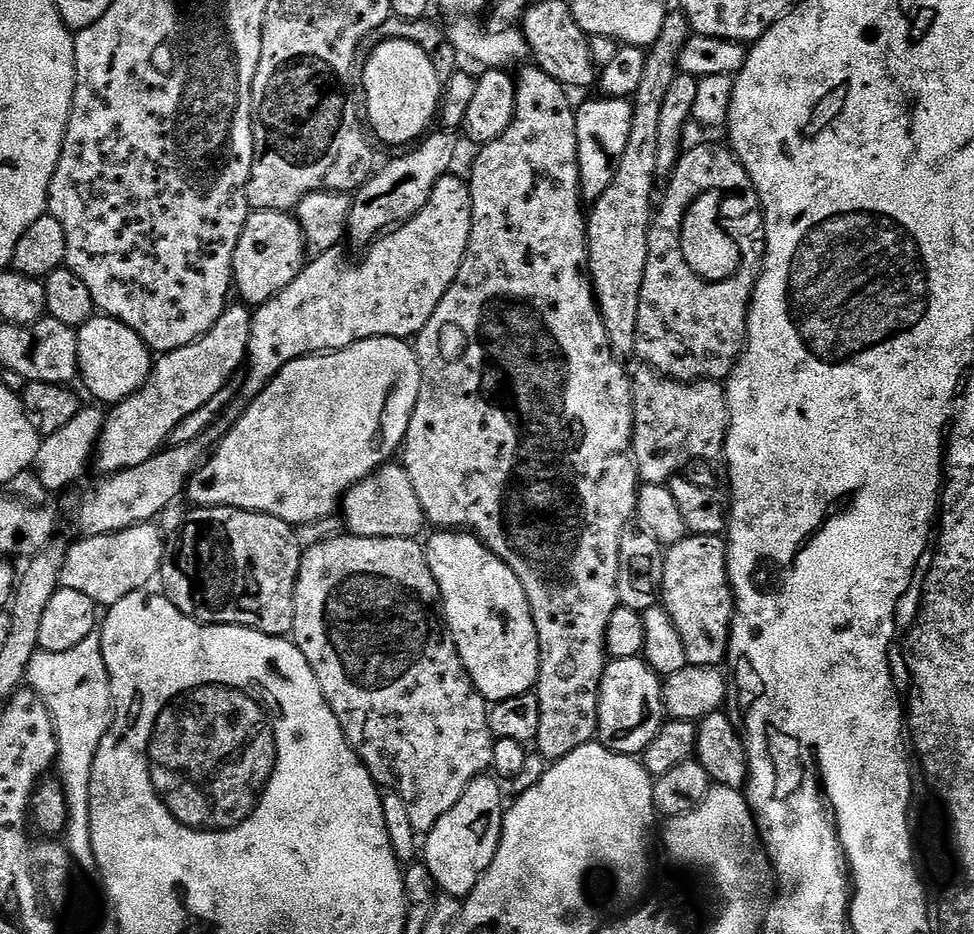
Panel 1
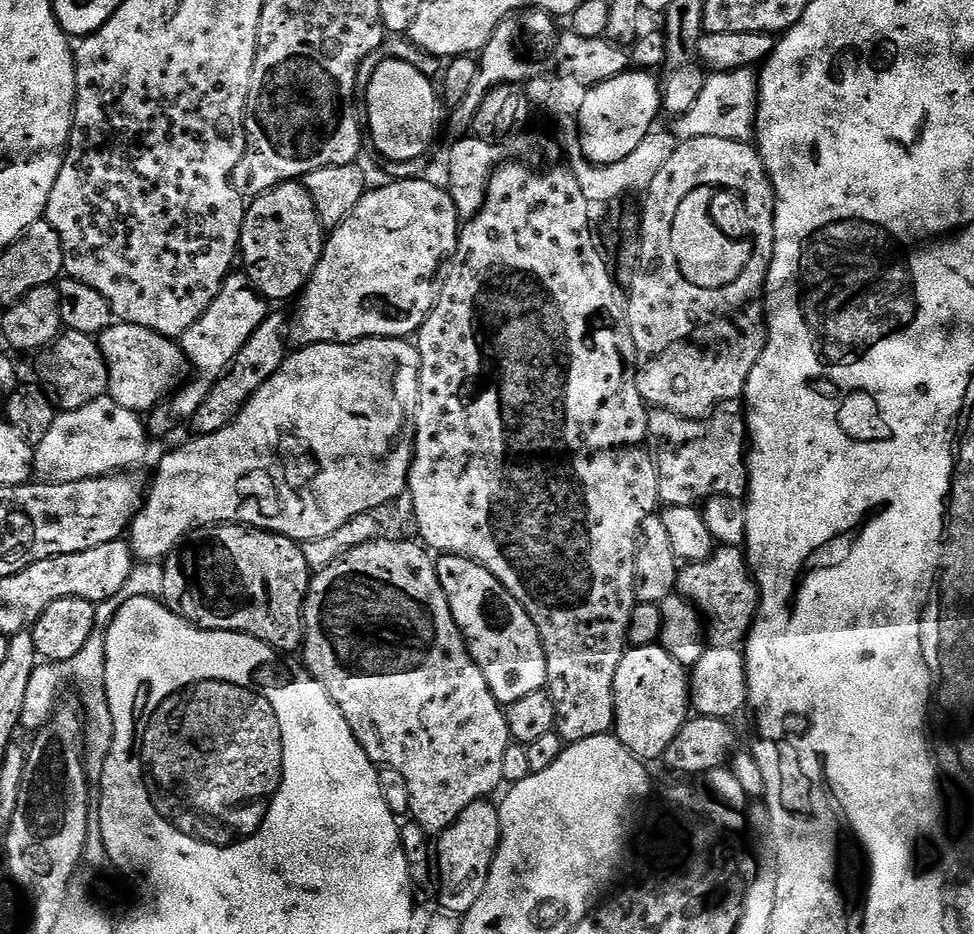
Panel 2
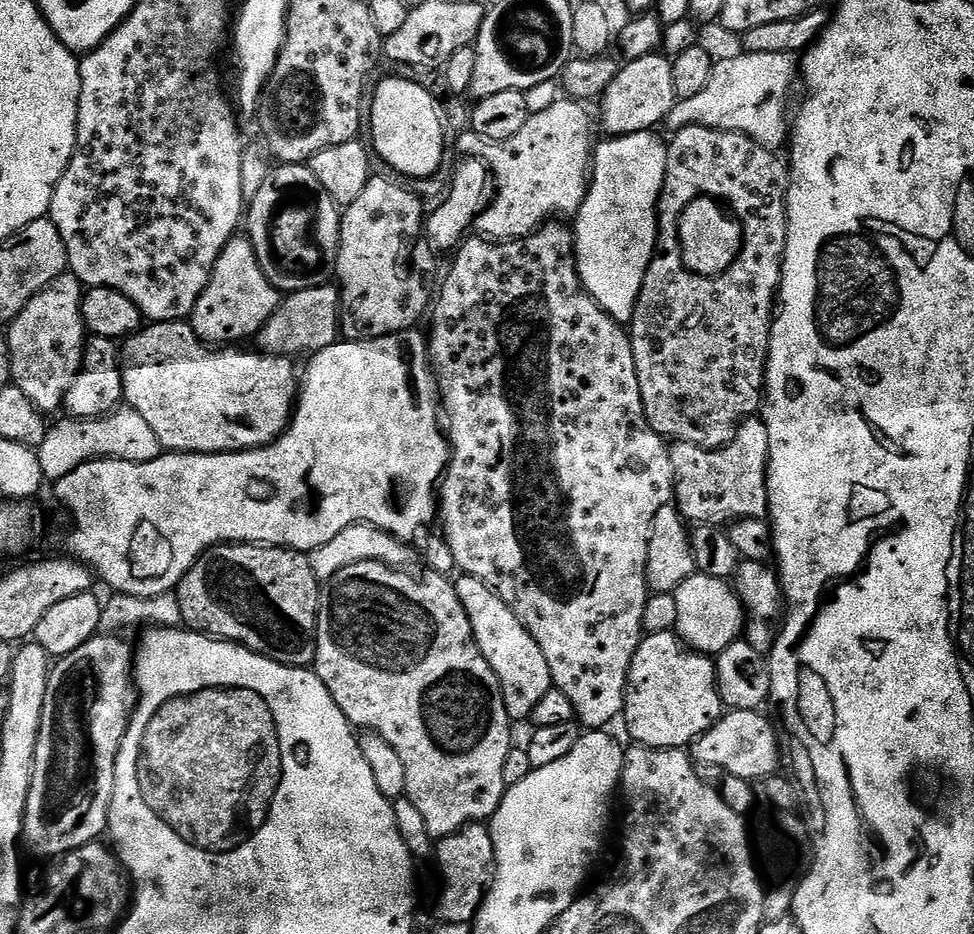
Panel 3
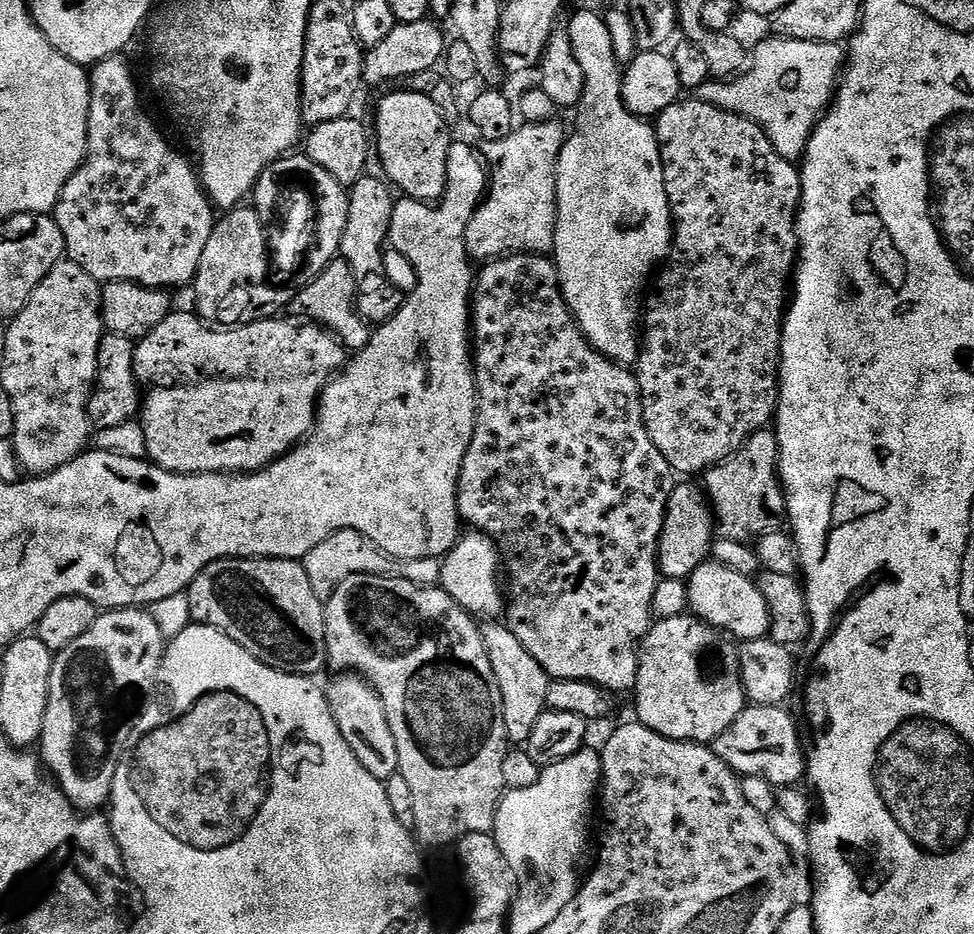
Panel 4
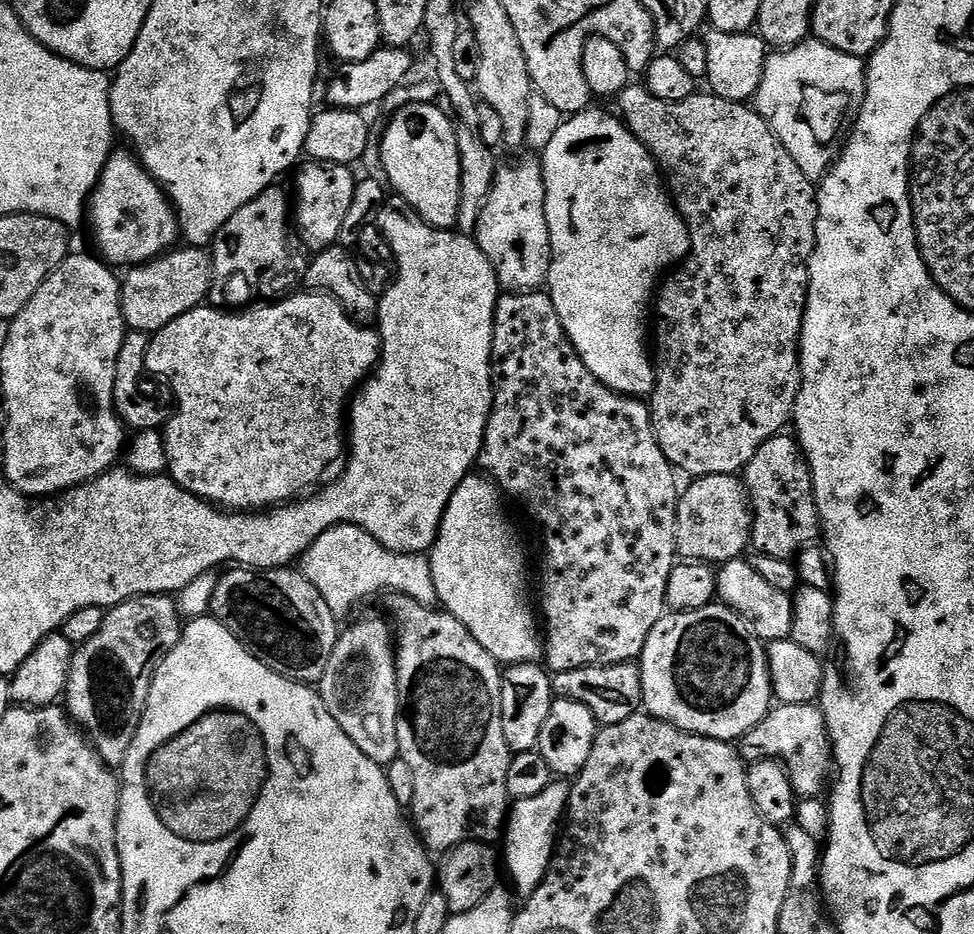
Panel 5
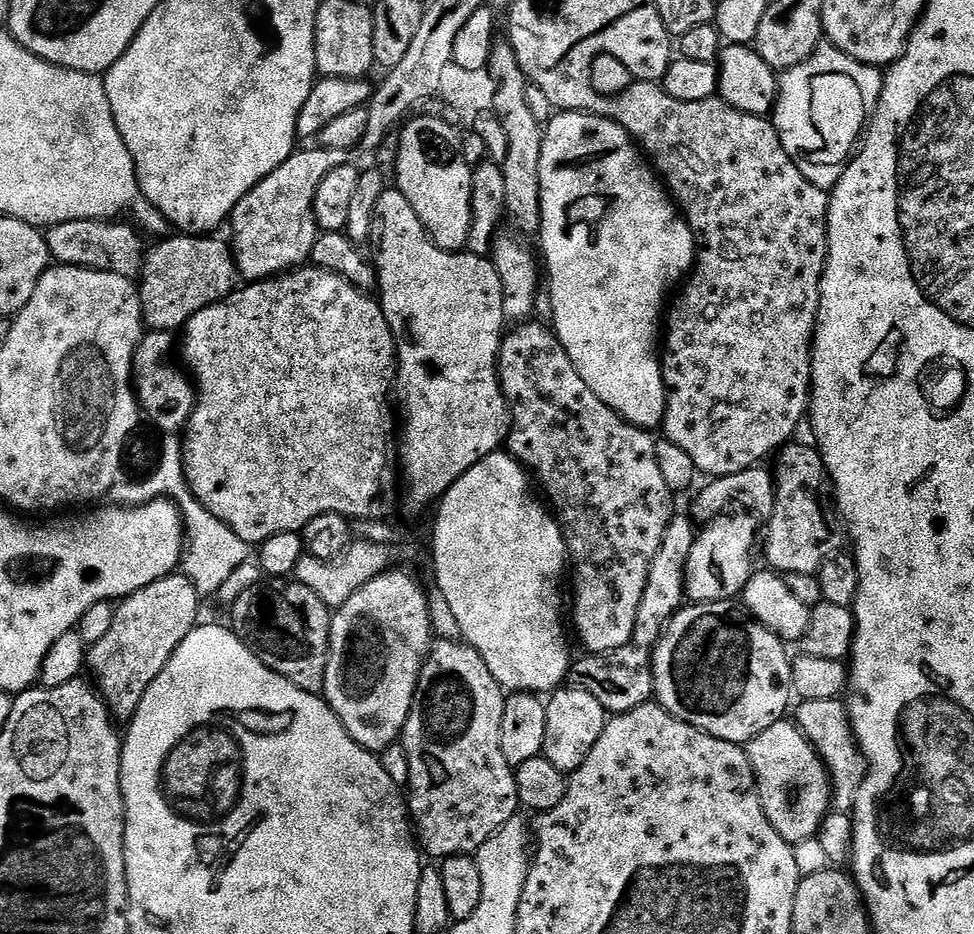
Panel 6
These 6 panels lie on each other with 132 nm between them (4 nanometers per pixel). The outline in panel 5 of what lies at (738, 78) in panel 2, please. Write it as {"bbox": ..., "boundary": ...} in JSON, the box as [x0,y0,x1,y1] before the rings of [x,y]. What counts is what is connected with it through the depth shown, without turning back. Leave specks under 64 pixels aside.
{"bbox":[754,38,866,178],"boundary":[[[809,38],[793,48],[773,51],[764,61],[764,73],[754,97],[754,107],[757,114],[770,126],[772,133],[782,142],[782,146],[786,146],[790,158],[798,162],[802,174],[810,178],[820,178],[835,164],[842,148],[842,137],[855,124],[860,114],[860,108],[864,105],[865,83],[866,64],[861,57],[834,50],[821,40]]]}

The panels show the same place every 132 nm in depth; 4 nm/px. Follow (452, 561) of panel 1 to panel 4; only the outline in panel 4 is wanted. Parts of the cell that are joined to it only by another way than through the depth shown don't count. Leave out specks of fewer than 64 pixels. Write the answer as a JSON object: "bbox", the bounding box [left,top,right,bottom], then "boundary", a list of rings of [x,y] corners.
{"bbox":[483,622,550,746],"boundary":[[[500,622],[489,623],[492,625],[483,629],[484,641],[488,644],[490,662],[494,666],[494,674],[502,690],[508,739],[513,745],[524,746],[531,738],[532,728],[546,711],[546,690],[550,677],[532,656],[525,641],[520,641],[510,629],[496,623]]]}

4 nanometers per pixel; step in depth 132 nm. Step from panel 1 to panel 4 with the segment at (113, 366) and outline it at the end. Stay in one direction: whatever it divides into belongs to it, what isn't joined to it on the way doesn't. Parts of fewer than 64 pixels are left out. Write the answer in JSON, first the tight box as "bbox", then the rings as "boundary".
{"bbox":[134,310,346,474],"boundary":[[[174,310],[160,325],[154,326],[154,330],[150,330],[150,334],[146,334],[136,344],[136,353],[134,354],[136,383],[144,391],[142,396],[142,423],[146,434],[146,446],[148,447],[147,459],[159,465],[160,468],[170,469],[172,472],[243,474],[245,472],[256,472],[259,468],[273,464],[275,460],[280,460],[287,452],[291,452],[297,444],[303,444],[316,427],[316,413],[320,407],[320,396],[324,392],[324,387],[346,363],[345,345],[333,333],[315,322],[303,323],[295,324],[292,320],[265,318],[256,320],[253,324],[242,324],[235,328],[223,329],[201,320],[195,311],[180,312],[180,310]]]}

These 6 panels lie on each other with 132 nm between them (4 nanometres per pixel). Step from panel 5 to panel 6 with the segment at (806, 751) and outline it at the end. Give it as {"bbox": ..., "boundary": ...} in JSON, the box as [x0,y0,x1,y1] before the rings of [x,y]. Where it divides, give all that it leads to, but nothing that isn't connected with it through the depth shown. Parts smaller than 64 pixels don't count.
{"bbox":[794,698,866,805],"boundary":[[[814,698],[813,700],[800,700],[796,716],[794,715],[794,723],[800,727],[802,734],[806,734],[806,738],[816,748],[824,765],[827,766],[831,779],[835,781],[834,796],[837,801],[840,800],[841,805],[851,805],[857,789],[864,781],[864,773],[866,765],[864,756],[860,753],[860,748],[856,745],[856,736],[852,732],[852,721],[848,719],[848,708],[845,701],[837,698]]]}

